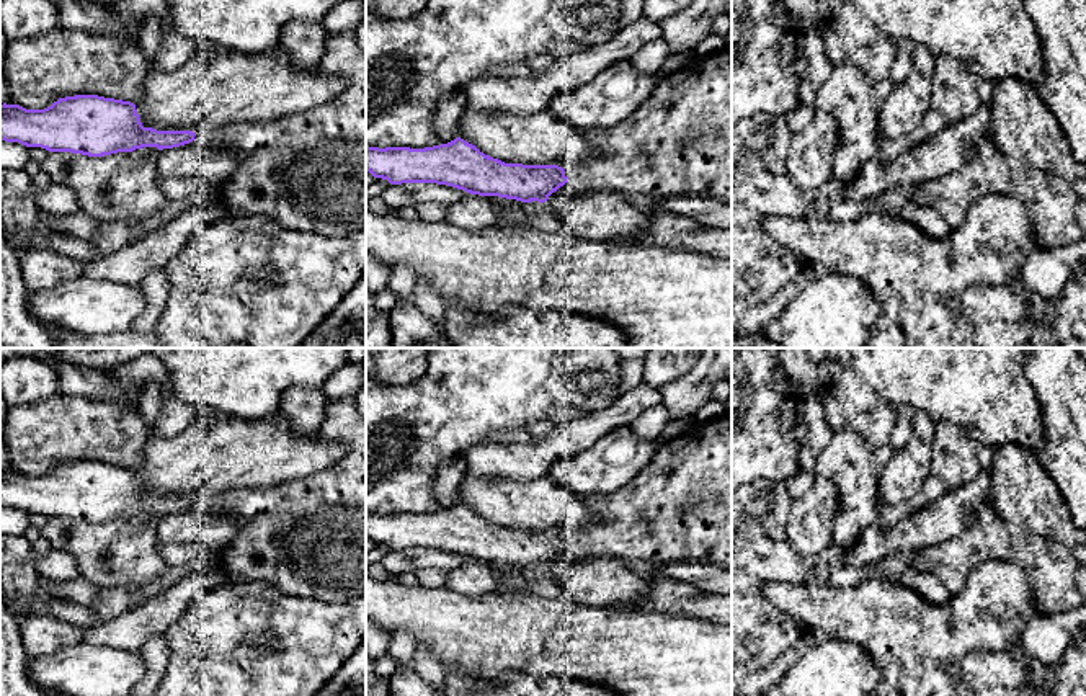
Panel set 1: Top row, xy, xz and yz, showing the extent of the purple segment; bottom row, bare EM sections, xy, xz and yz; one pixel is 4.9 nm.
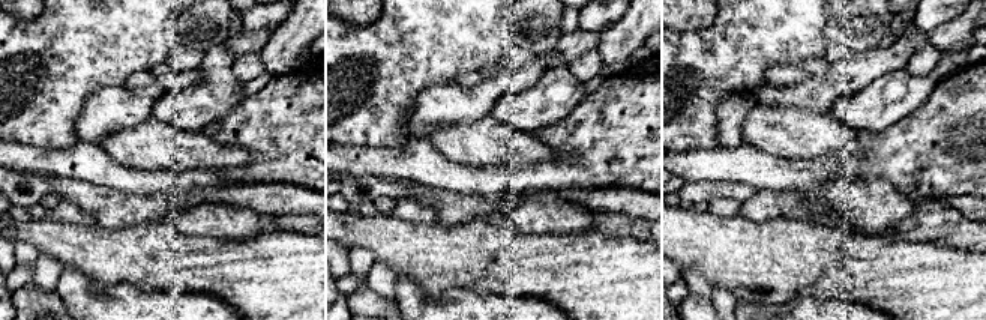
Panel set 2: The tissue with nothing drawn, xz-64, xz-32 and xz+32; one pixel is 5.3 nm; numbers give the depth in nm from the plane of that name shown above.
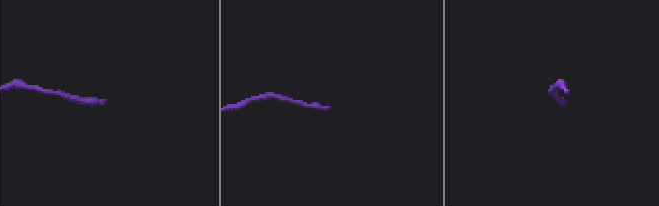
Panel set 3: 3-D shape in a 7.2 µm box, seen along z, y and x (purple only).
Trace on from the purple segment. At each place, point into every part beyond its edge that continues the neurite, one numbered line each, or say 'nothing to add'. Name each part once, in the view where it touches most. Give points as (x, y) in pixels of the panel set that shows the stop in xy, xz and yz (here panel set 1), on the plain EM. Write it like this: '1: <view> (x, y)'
1: xz (678, 507)

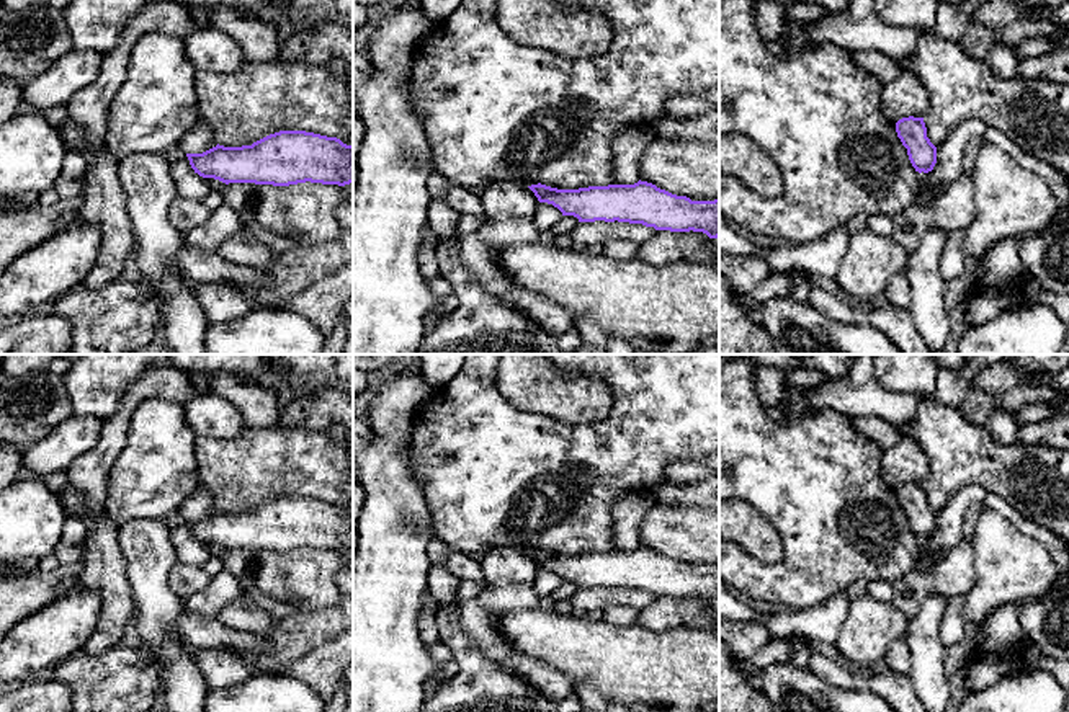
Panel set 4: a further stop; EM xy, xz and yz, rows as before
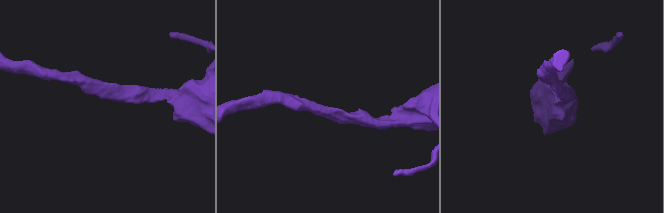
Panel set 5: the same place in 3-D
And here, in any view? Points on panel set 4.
nothing to add

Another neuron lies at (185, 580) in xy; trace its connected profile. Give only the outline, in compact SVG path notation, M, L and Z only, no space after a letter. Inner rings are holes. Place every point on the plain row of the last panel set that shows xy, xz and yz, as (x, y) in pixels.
M177 560L170 572L170 590L186 601L198 591L204 590L211 583L212 576L199 565L190 565Z

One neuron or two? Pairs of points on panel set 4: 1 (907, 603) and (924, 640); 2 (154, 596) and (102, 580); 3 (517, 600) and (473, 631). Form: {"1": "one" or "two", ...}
{"1": "two", "2": "two", "3": "one"}

